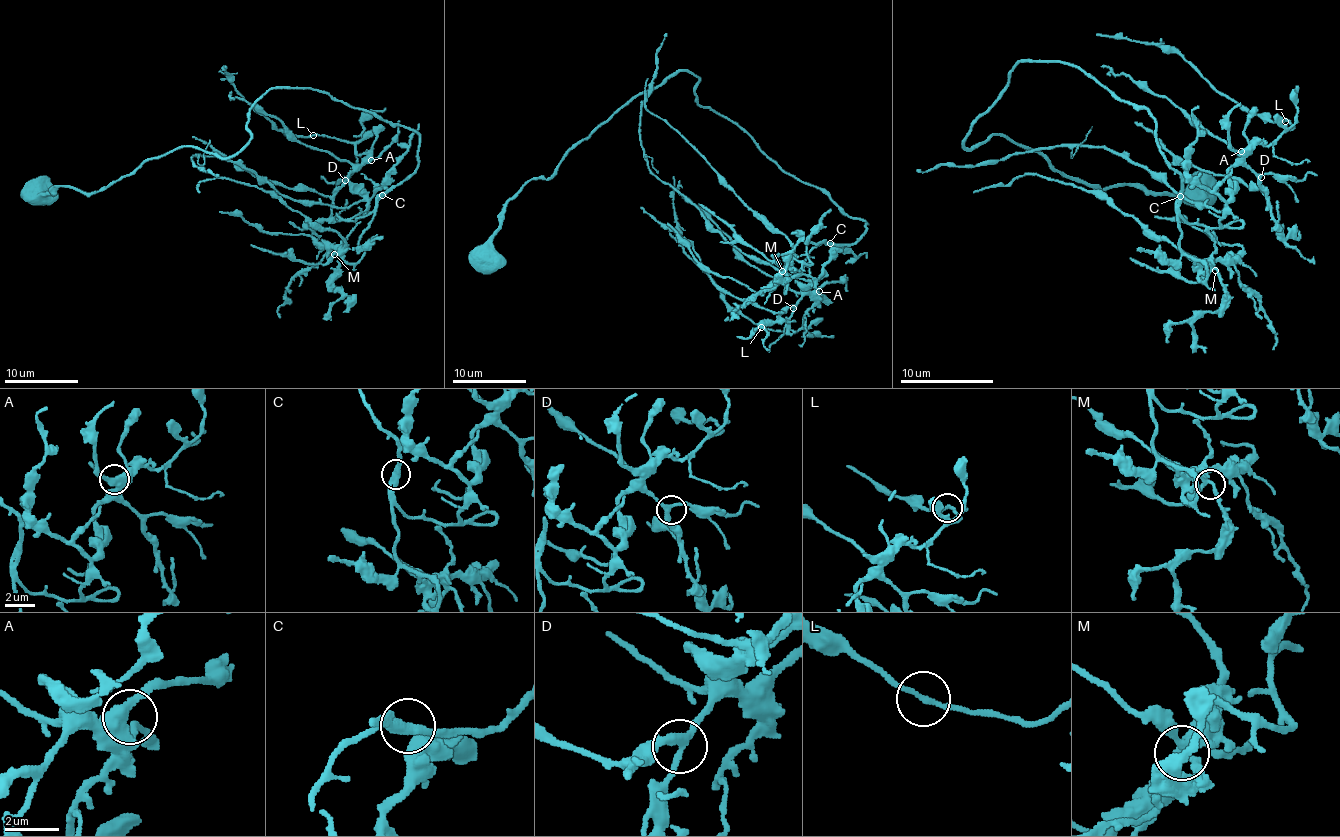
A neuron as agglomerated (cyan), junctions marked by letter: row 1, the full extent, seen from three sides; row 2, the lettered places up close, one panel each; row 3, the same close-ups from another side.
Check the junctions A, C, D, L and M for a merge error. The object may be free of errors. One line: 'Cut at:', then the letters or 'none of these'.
Cut at: none of these

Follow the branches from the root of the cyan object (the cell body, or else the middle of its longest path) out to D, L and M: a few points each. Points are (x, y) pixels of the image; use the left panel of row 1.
D: (37, 191), (96, 193), (181, 147), (229, 158), (273, 88), (419, 136), (395, 186), (367, 199), (345, 180)
L: (37, 191), (229, 158), (273, 88), (412, 128), (417, 167), (367, 199), (366, 154), (314, 136)
M: (37, 191), (96, 193), (181, 147), (229, 158), (269, 89), (321, 89), (419, 136), (417, 167), (334, 254)

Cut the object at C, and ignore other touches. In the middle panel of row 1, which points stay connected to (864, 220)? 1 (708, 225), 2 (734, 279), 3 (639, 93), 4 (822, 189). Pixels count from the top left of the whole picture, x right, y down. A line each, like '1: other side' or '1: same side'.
1: same side
2: other side
3: same side
4: same side

